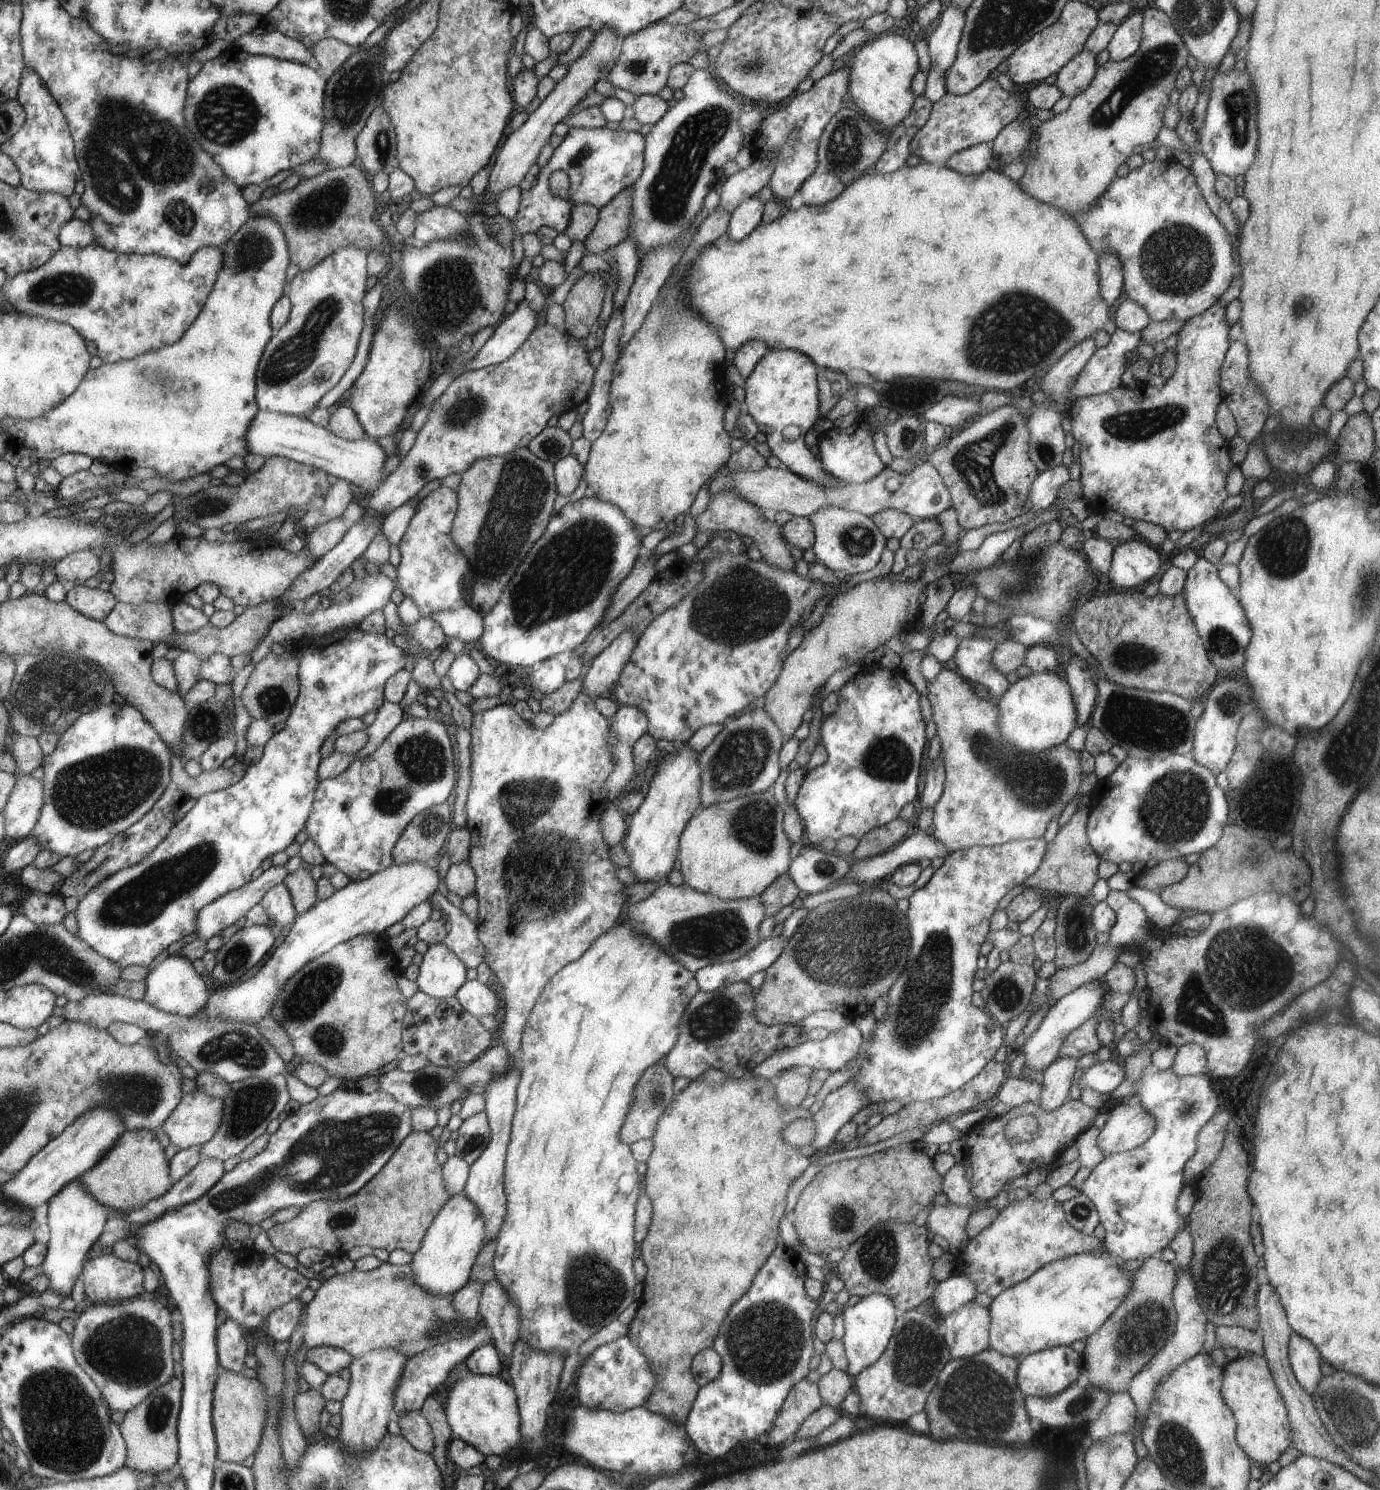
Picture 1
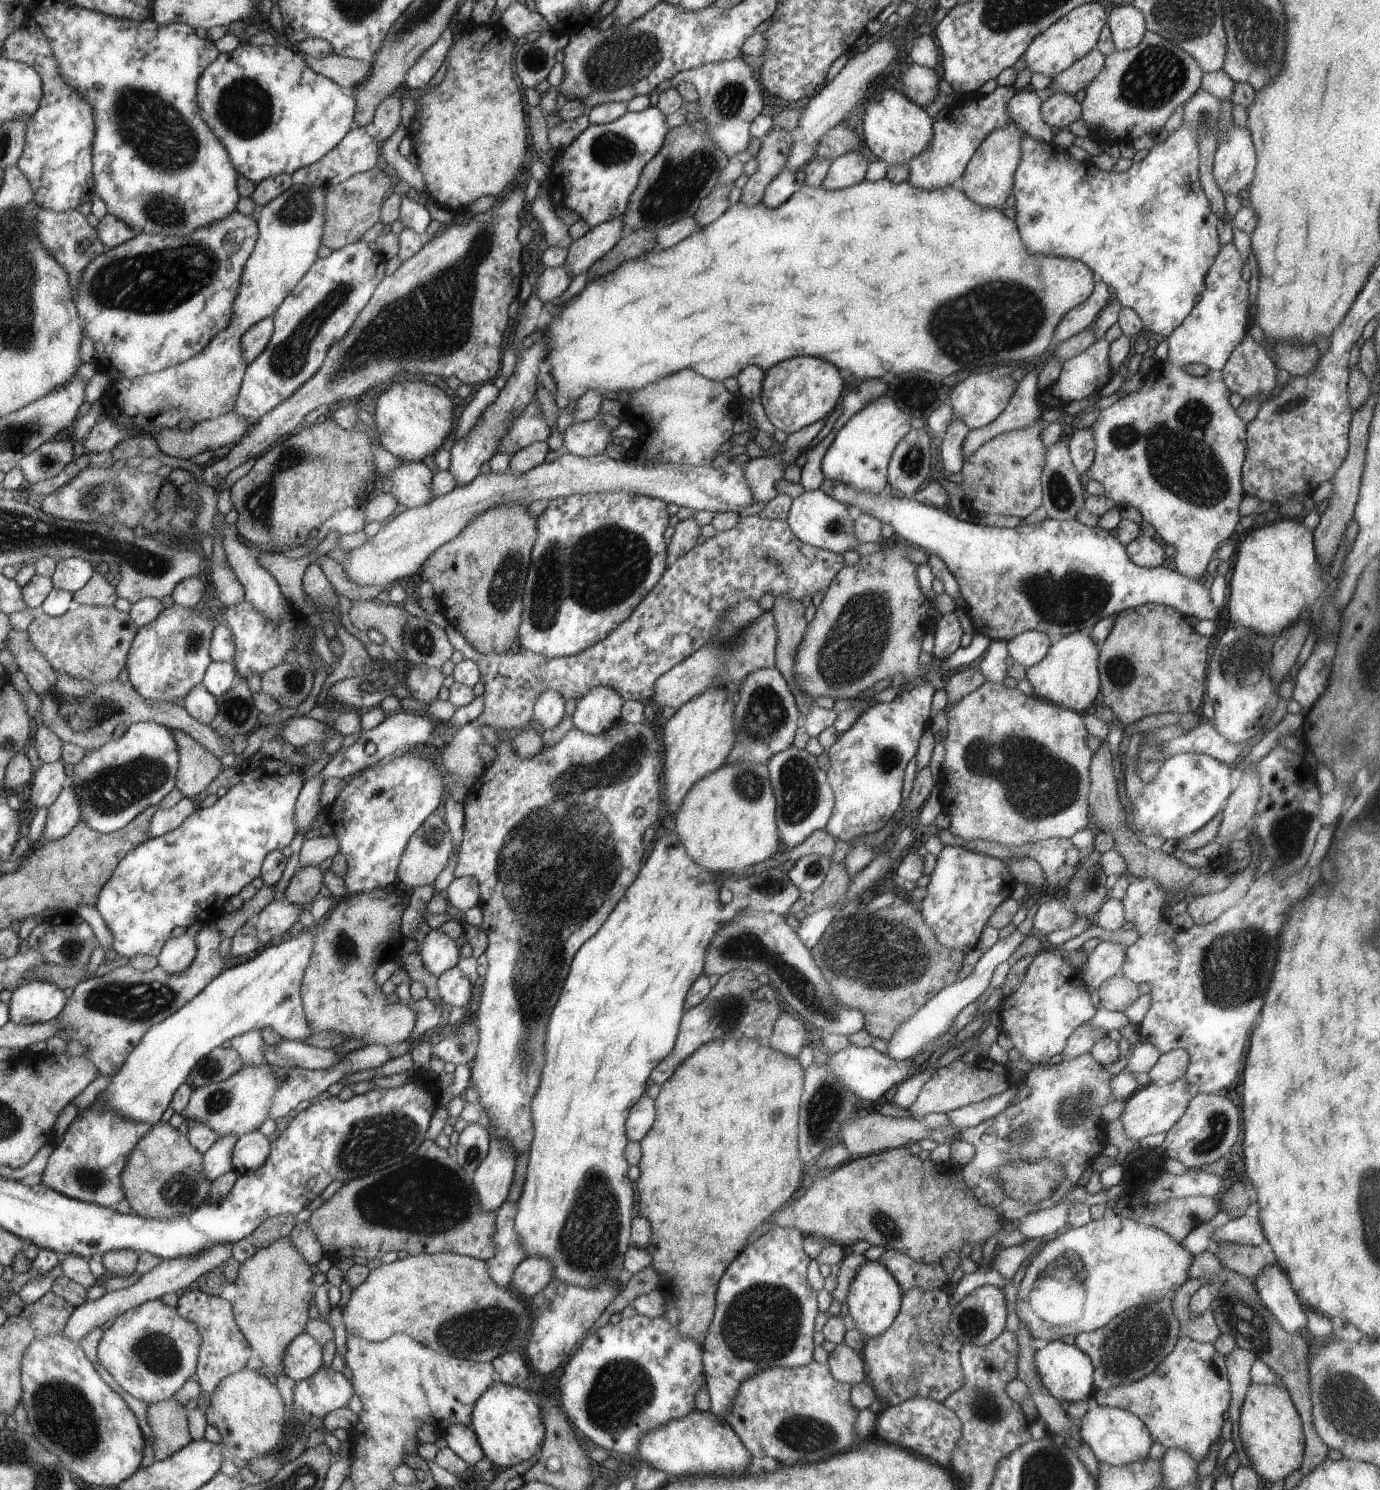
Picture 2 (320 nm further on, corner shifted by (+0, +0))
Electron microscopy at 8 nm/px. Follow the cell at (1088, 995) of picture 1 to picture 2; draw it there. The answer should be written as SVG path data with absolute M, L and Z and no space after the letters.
M1101 941L1096 948L1088 952L1086 970L1079 972L1086 990L1098 990L1105 980L1121 974L1126 953L1127 948L1124 945L1110 941Z

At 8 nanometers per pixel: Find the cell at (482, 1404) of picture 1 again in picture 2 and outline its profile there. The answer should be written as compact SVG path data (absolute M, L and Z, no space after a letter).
M496 1382L475 1402L471 1419L471 1427L486 1458L498 1468L507 1469L523 1463L524 1460L538 1457L544 1442L544 1424L538 1404L532 1400L526 1389Z

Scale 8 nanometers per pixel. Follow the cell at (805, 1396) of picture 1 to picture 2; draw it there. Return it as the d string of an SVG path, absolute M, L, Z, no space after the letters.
M814 1361L799 1367L764 1369L742 1382L725 1421L739 1435L752 1456L770 1456L778 1462L816 1462L826 1456L846 1452L854 1444L858 1446L865 1441L859 1440L859 1431L854 1428L858 1409L852 1404L851 1388L851 1384L840 1382L832 1374L827 1362Z

